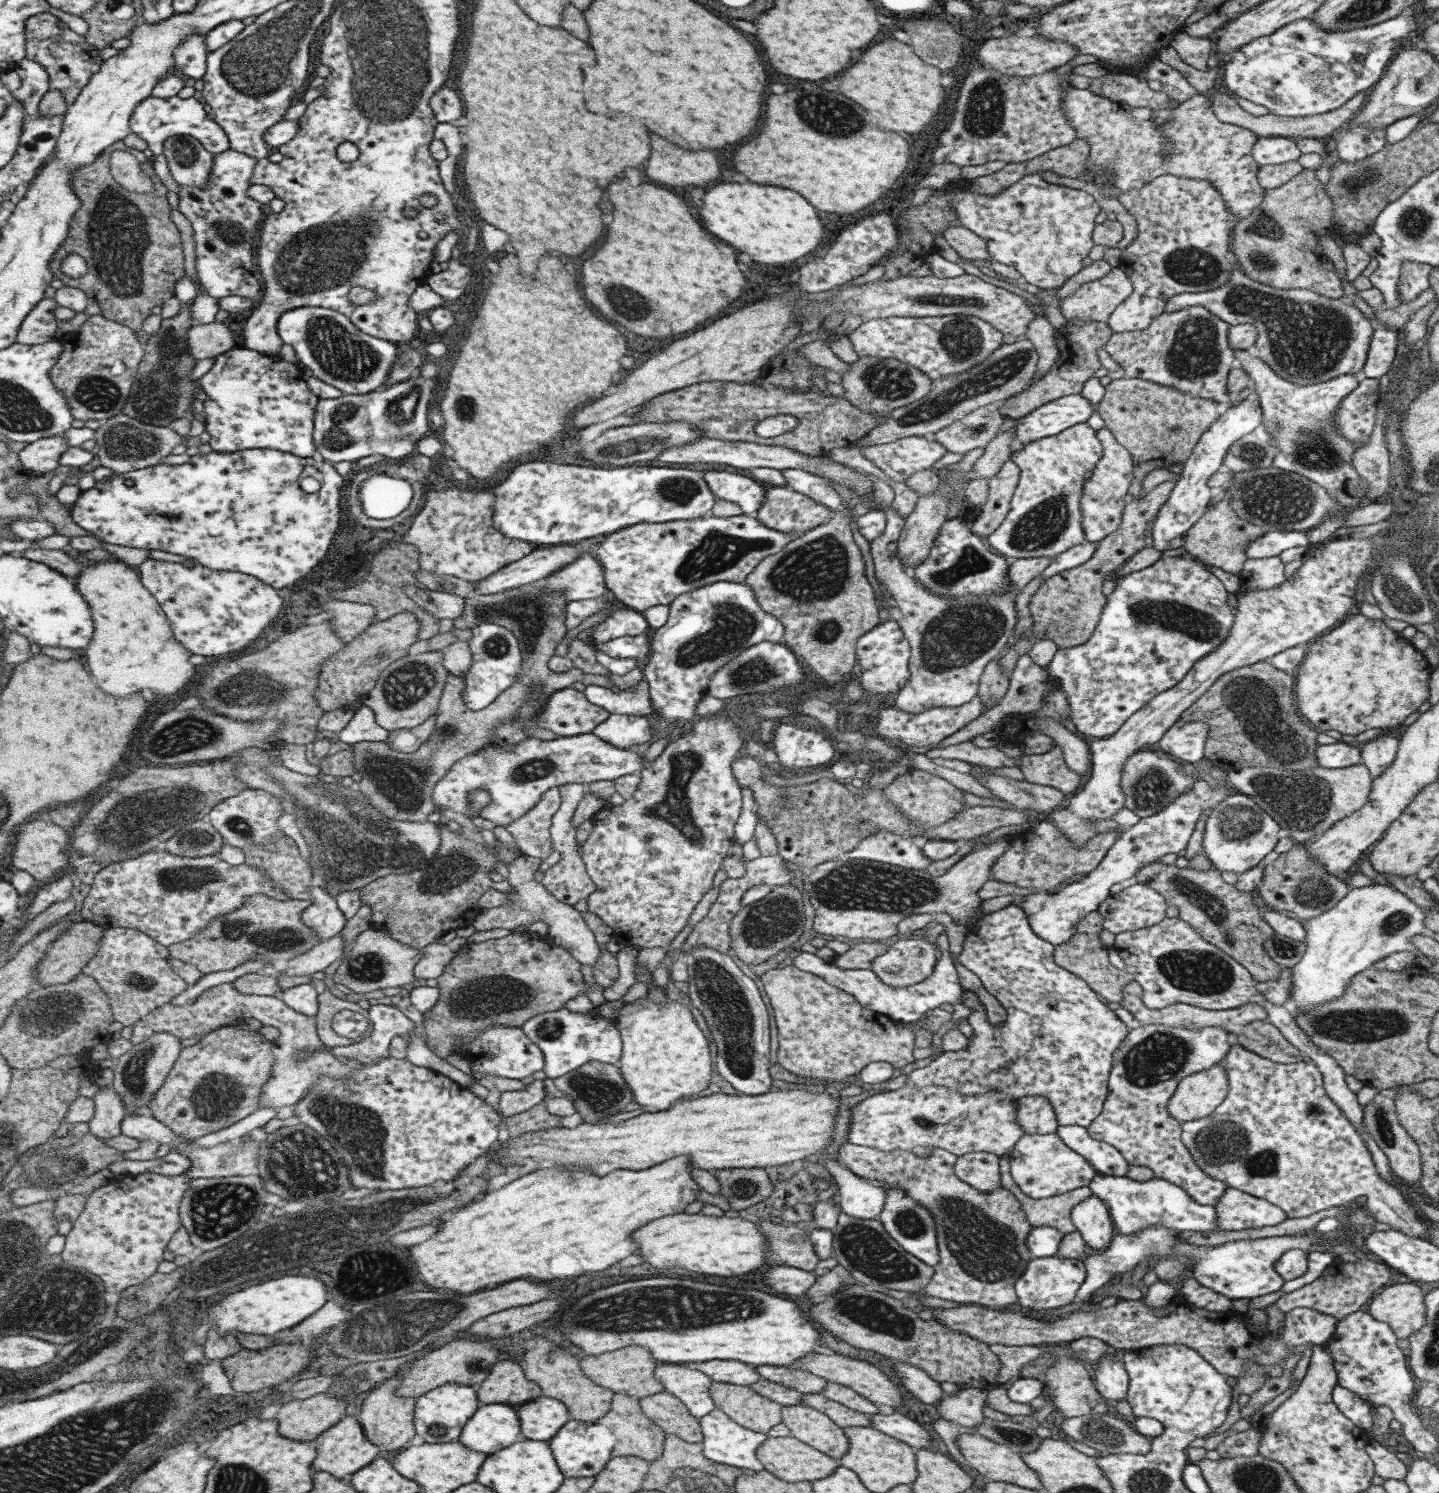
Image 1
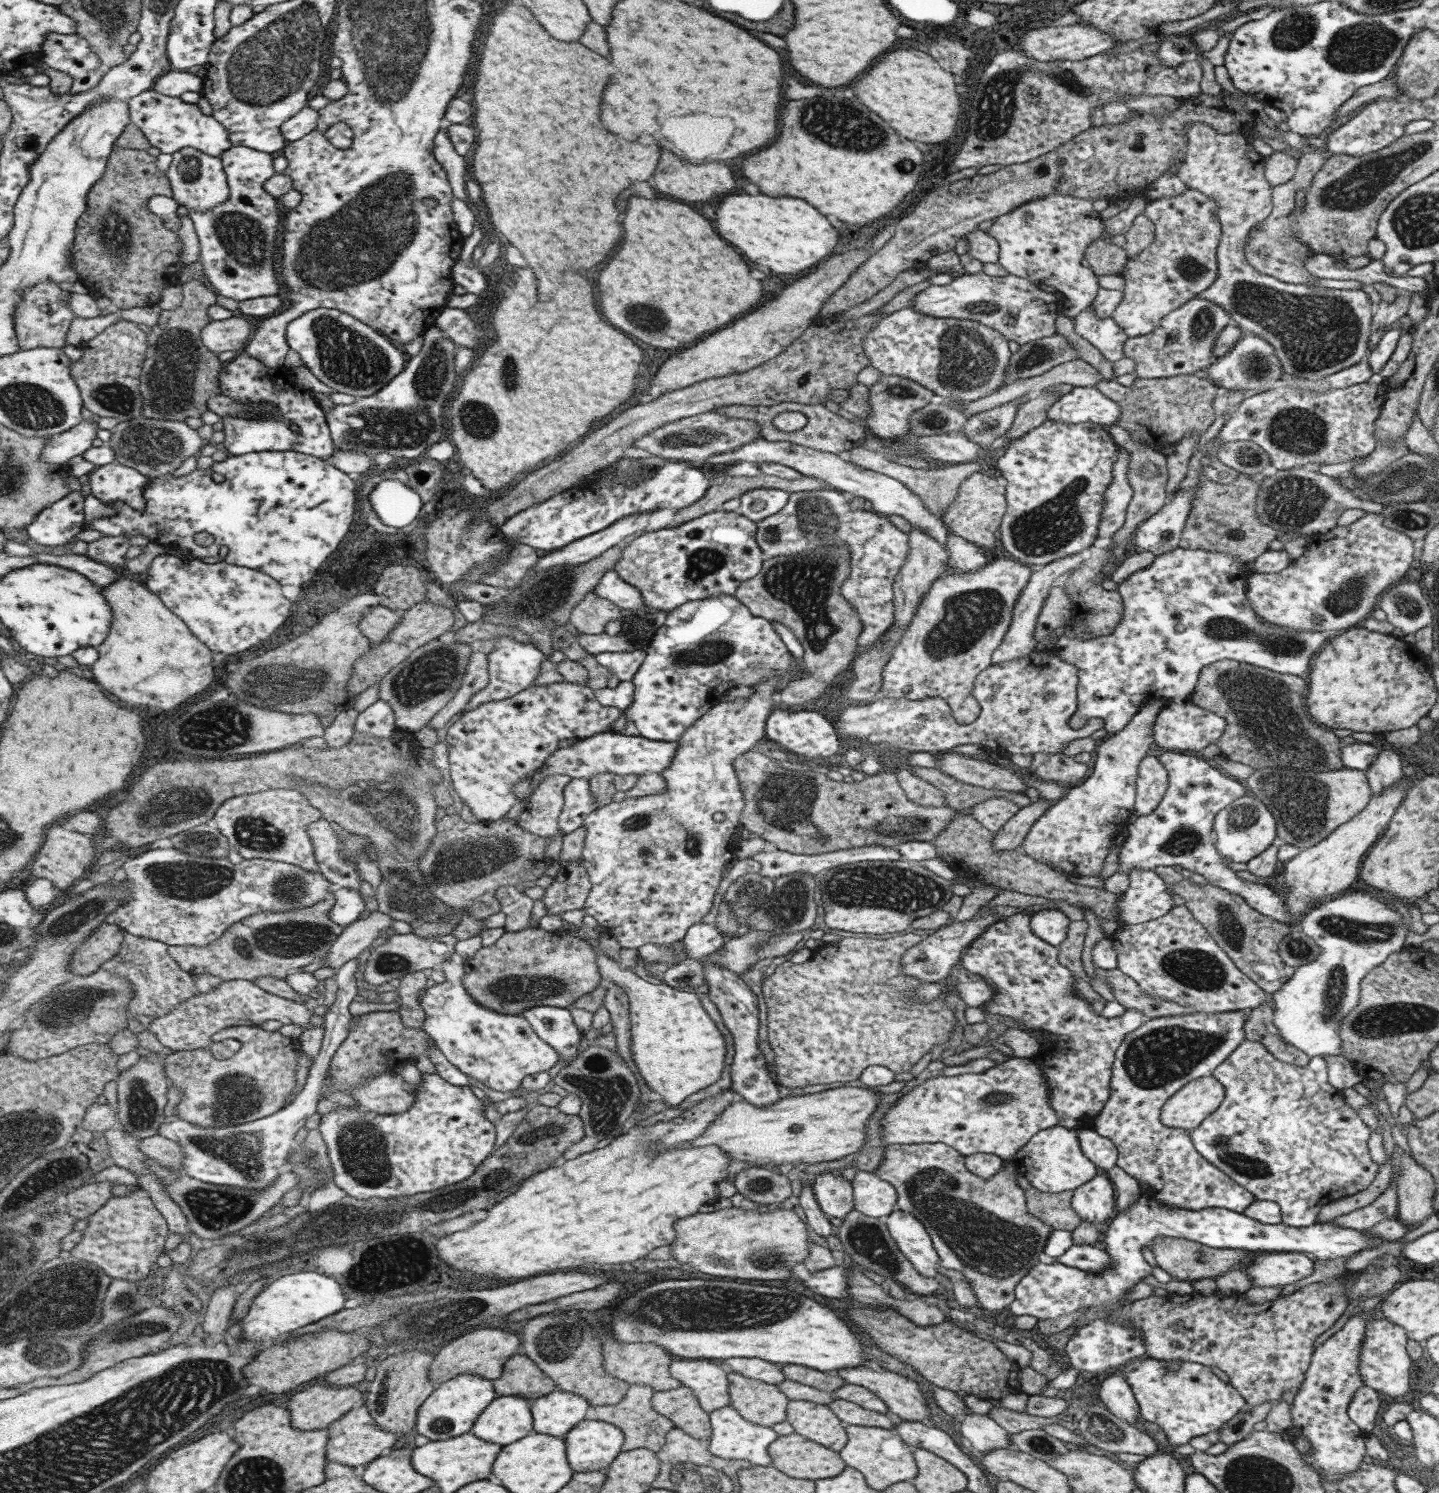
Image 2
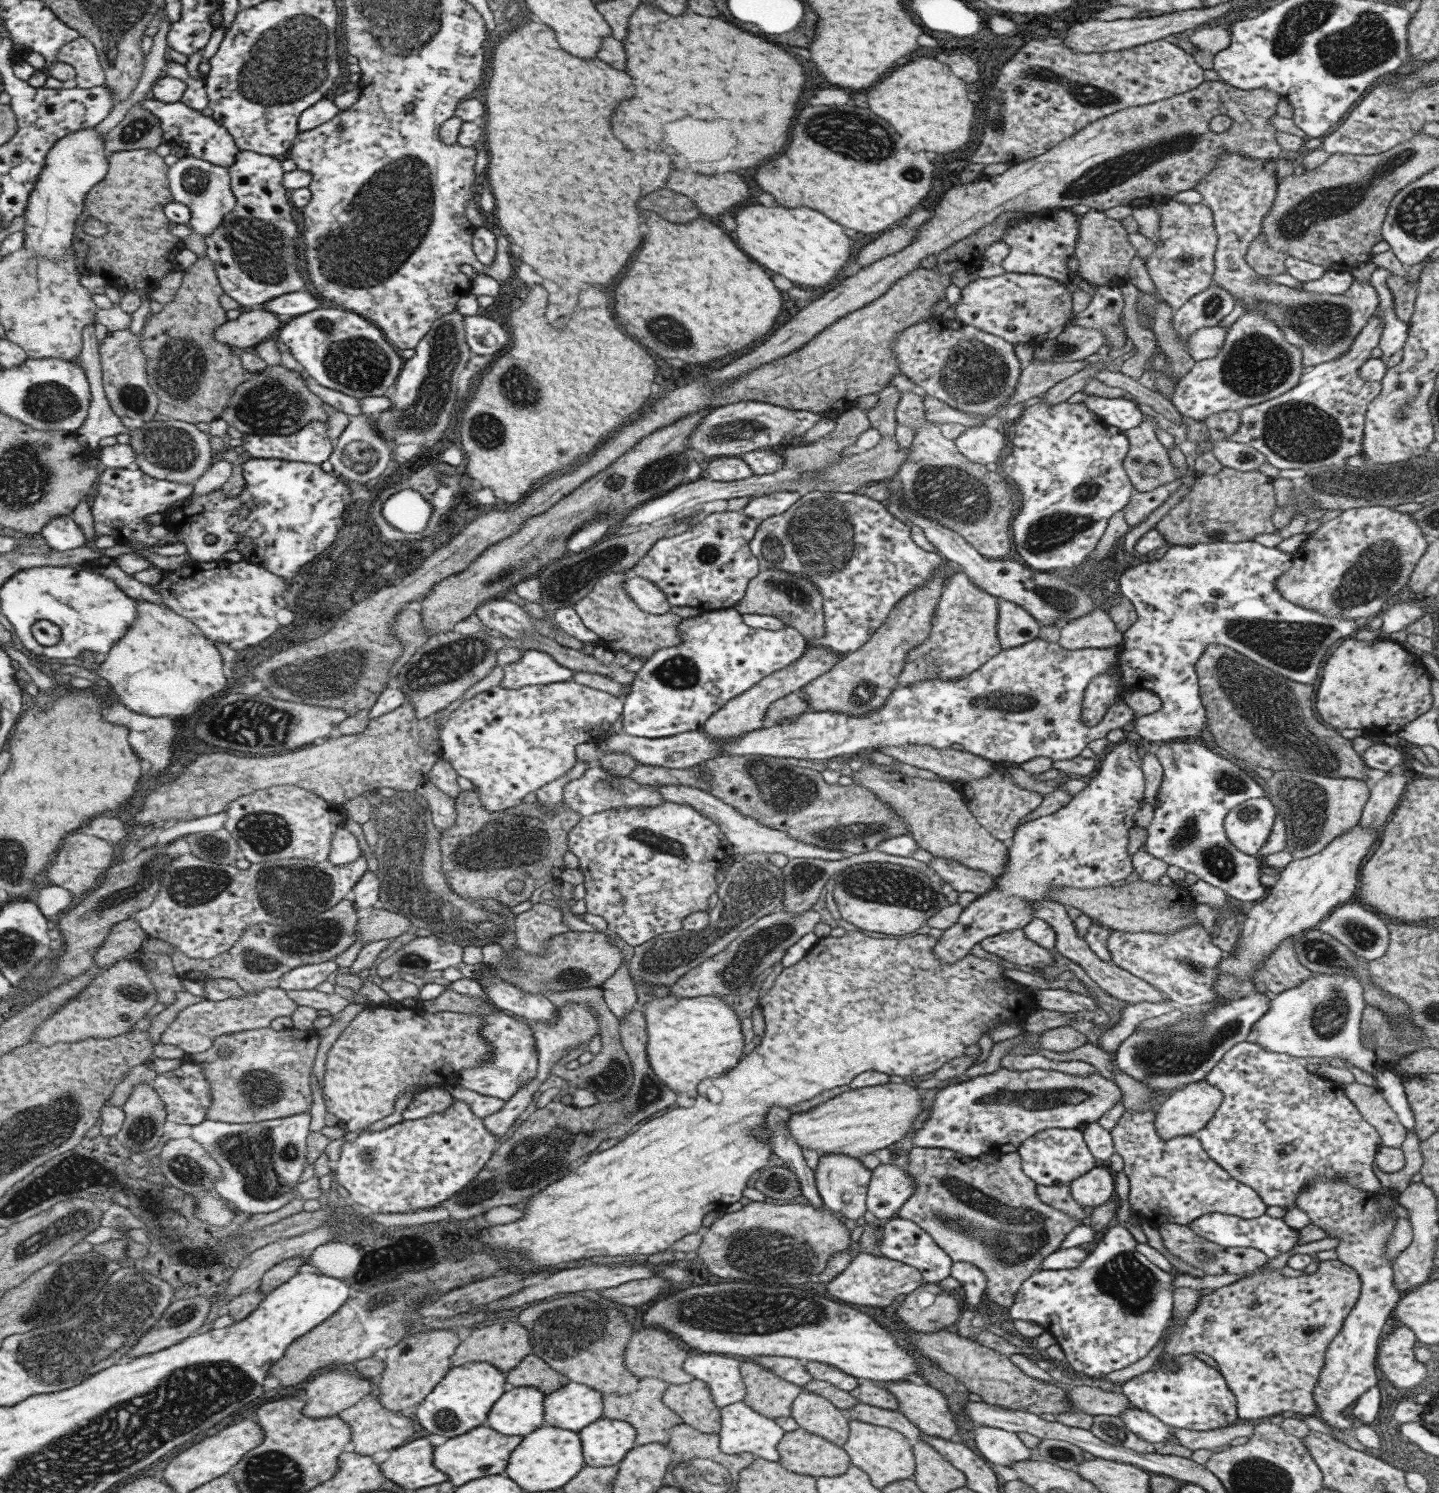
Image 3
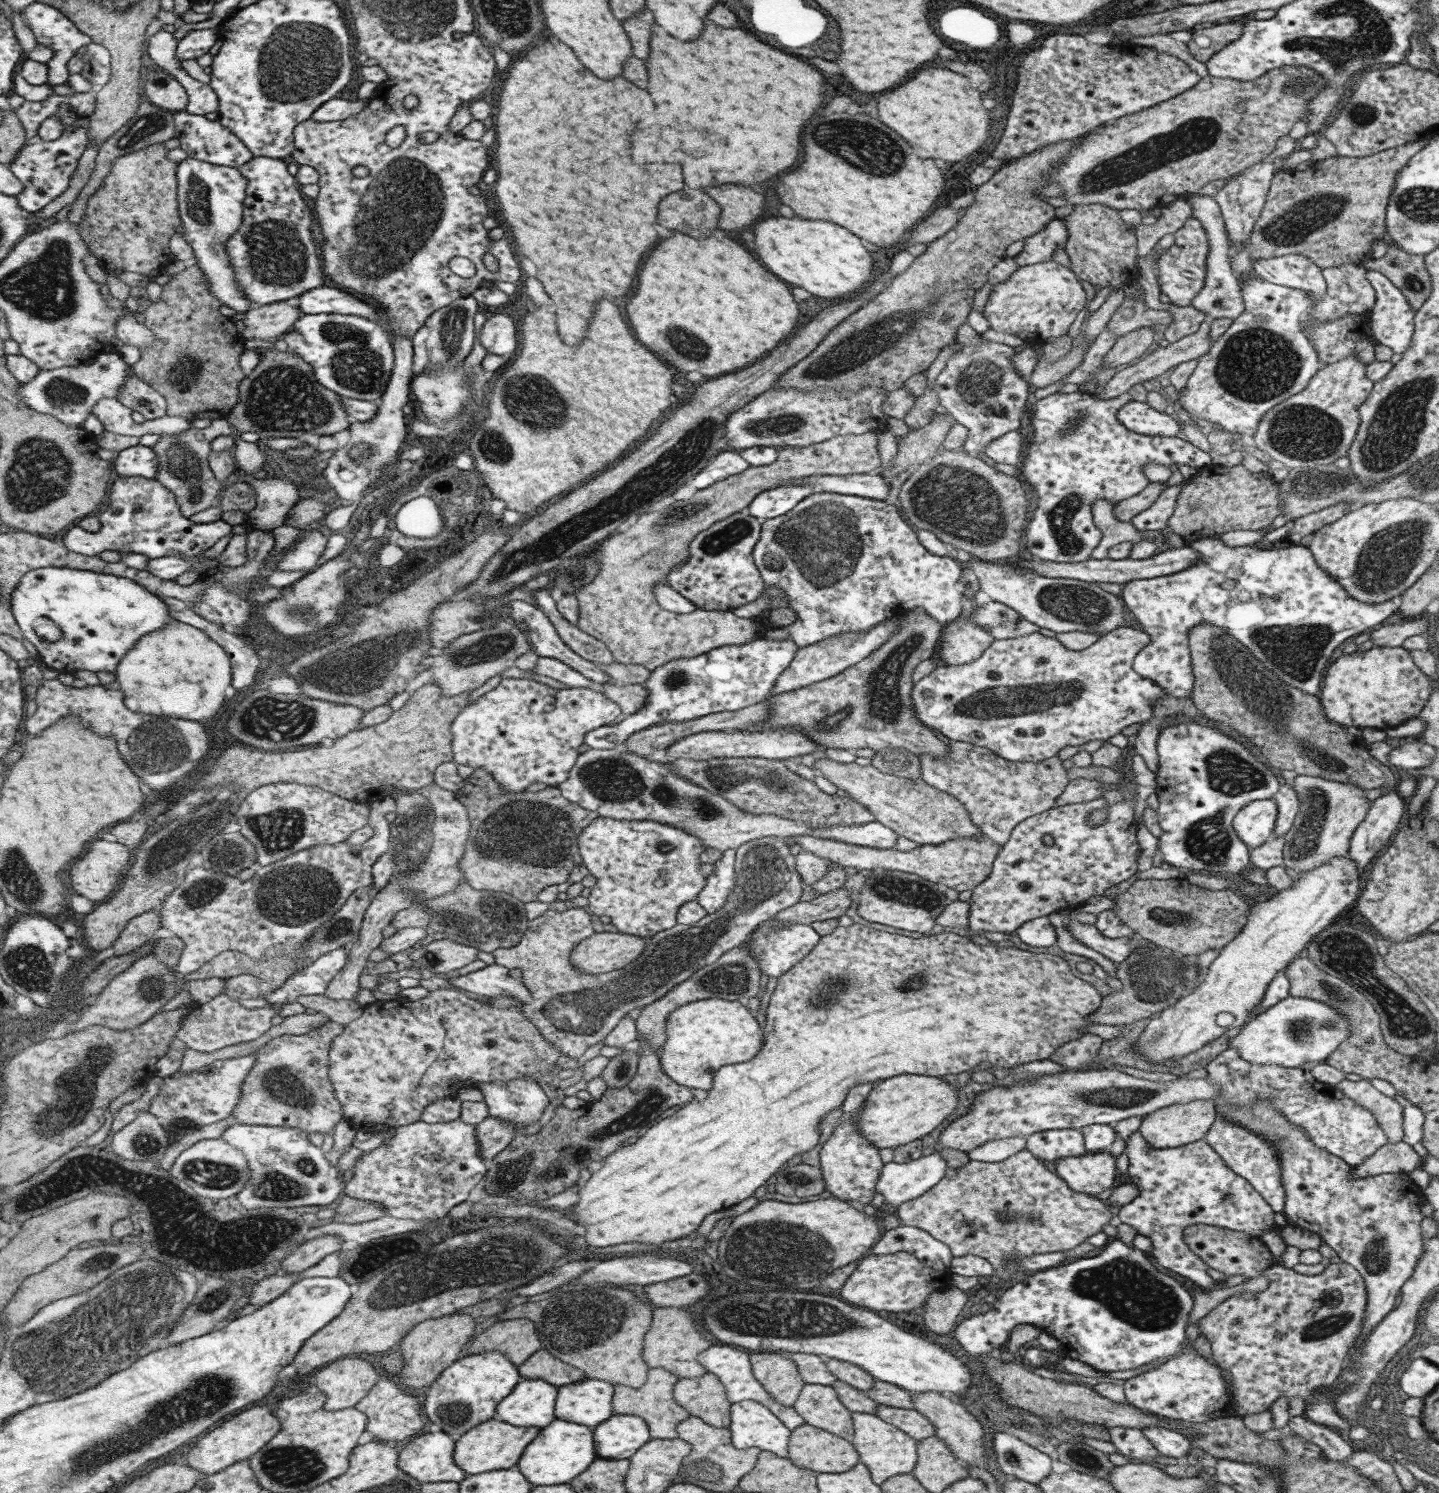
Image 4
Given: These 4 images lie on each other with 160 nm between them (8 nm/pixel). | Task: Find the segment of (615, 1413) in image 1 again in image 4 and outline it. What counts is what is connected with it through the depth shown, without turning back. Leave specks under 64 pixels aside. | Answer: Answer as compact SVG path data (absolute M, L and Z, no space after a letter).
M662 1367L650 1368L645 1384L639 1388L630 1386L614 1385L613 1409L616 1414L638 1415L645 1419L649 1425L651 1439L673 1439L677 1433L675 1427L678 1422L685 1420L689 1414L681 1408L673 1398L673 1387L677 1378L669 1370Z

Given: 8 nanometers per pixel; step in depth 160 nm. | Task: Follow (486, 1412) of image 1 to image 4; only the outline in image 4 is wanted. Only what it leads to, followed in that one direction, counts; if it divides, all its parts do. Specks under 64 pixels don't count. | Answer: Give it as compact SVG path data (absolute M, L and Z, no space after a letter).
M545 1378L524 1379L498 1406L496 1418L515 1426L549 1426L556 1418L559 1386Z

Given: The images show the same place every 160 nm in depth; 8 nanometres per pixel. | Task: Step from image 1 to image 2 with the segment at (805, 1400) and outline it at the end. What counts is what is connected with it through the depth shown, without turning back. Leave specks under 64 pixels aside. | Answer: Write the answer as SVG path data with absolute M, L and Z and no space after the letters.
M835 1398L825 1405L844 1425L874 1426L891 1430L895 1424L885 1414L867 1410L845 1400Z

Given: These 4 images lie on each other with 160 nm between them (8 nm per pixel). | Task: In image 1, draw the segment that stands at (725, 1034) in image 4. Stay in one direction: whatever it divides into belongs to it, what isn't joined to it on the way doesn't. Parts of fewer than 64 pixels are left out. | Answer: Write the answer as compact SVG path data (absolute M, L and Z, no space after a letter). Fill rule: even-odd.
M521 855L517 857L512 863L508 864L508 877L506 878L513 885L513 890L509 893L510 901L503 906L495 908L484 908L483 912L475 919L475 930L493 930L493 928L506 928L508 930L513 930L517 926L529 926L531 923L543 921L550 926L549 937L552 937L554 942L557 942L559 946L566 947L575 958L578 959L582 964L587 966L594 965L596 958L600 955L600 950L598 950L597 943L594 939L594 934L587 928L586 920L584 919L584 914L579 912L577 908L573 905L565 904L560 900L557 900L544 884L537 882L535 880L535 872L540 870L540 866L544 859L538 859L529 855ZM680 993L671 995L665 1003L653 1003L646 996L623 1005L613 1020L622 1046L621 1058L616 1065L630 1088L632 1100L640 1107L666 1110L679 1099L696 1096L710 1082L711 1052L686 1005Z

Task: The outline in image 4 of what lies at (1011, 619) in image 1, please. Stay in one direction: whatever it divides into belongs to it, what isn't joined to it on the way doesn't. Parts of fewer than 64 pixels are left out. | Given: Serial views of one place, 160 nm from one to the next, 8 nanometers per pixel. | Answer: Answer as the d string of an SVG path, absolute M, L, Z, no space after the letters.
M961 582L960 594L962 607L960 613L952 621L942 625L945 634L938 638L938 643L931 654L945 665L957 666L973 662L991 645L993 638L985 630L981 630L968 618L976 610L975 594L977 589Z

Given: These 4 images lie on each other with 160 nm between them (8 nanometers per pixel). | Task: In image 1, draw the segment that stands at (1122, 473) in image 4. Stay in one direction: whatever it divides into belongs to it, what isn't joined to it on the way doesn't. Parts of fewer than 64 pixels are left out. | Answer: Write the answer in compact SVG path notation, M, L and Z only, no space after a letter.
M1078 422L1053 436L1032 440L1011 452L1010 458L1020 470L1018 483L1014 488L1009 511L1001 525L987 536L987 544L1007 559L1055 558L1073 546L1085 542L1082 515L1079 511L1079 499L1082 494L1082 482L1090 476L1095 463L1101 458L1102 446L1095 431L1086 422Z

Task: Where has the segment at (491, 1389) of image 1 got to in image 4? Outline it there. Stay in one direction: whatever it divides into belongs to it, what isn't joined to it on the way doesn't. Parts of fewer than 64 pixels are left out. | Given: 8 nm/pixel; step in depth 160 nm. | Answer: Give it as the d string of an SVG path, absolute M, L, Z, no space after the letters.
M546 1349L532 1354L529 1360L518 1366L518 1369L523 1380L545 1378L547 1382L559 1387L577 1383L586 1378L584 1370L563 1362Z

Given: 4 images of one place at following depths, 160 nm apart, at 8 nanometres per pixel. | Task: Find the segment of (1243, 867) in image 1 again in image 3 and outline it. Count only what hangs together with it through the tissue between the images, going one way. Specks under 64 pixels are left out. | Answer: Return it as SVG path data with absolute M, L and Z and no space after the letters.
M1267 796L1250 798L1234 806L1223 819L1228 841L1243 854L1255 856L1272 829L1276 808Z

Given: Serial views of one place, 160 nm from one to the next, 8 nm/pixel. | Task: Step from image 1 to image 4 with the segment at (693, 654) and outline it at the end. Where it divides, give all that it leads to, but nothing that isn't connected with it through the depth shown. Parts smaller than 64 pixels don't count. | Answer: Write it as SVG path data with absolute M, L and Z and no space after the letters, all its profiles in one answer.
M767 634L741 646L719 646L696 657L667 661L650 669L649 676L642 682L648 694L644 705L617 724L587 733L585 743L591 749L605 750L662 722L685 722L706 714L739 710L766 700L771 696L775 679L787 668L797 649L791 640L771 639Z

